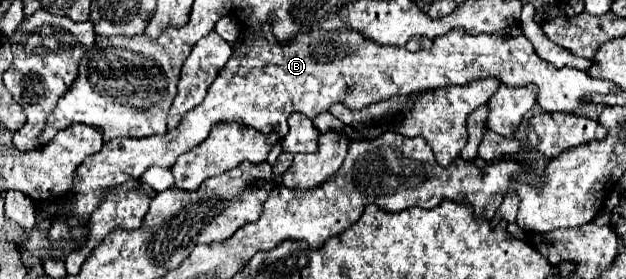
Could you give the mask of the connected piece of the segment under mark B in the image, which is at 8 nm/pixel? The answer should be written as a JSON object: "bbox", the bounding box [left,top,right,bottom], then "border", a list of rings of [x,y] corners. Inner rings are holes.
{"bbox":[23,21,609,259],"border":[[[269,21],[257,31],[249,27],[237,37],[235,43],[231,43],[233,55],[229,57],[229,63],[225,63],[225,67],[217,73],[217,79],[211,83],[203,103],[189,111],[175,131],[145,139],[125,137],[103,143],[103,149],[95,155],[89,155],[89,159],[85,159],[85,163],[81,163],[77,169],[77,175],[73,177],[73,191],[35,207],[39,215],[45,215],[51,223],[55,223],[61,217],[61,205],[69,205],[69,211],[63,215],[71,229],[69,243],[65,243],[65,239],[51,241],[49,231],[39,231],[35,223],[31,231],[25,231],[23,247],[27,247],[37,259],[65,259],[67,253],[77,251],[89,237],[85,227],[91,219],[91,213],[111,189],[123,185],[129,179],[141,179],[141,175],[153,165],[171,169],[177,157],[203,143],[209,135],[209,129],[219,121],[243,121],[261,133],[277,133],[283,137],[287,133],[287,117],[291,113],[303,113],[313,119],[315,115],[325,113],[331,103],[343,103],[349,109],[363,109],[395,95],[411,95],[447,85],[465,85],[473,79],[485,77],[497,77],[501,83],[511,87],[523,87],[527,83],[537,85],[537,103],[549,113],[571,113],[575,107],[585,105],[583,97],[593,93],[609,93],[609,81],[593,79],[585,71],[573,67],[553,67],[535,53],[525,35],[515,33],[521,33],[517,25],[501,29],[493,35],[467,35],[457,27],[455,31],[437,37],[431,49],[411,53],[405,47],[381,47],[357,31],[311,31],[299,33],[287,43],[279,43],[271,33]]]}

